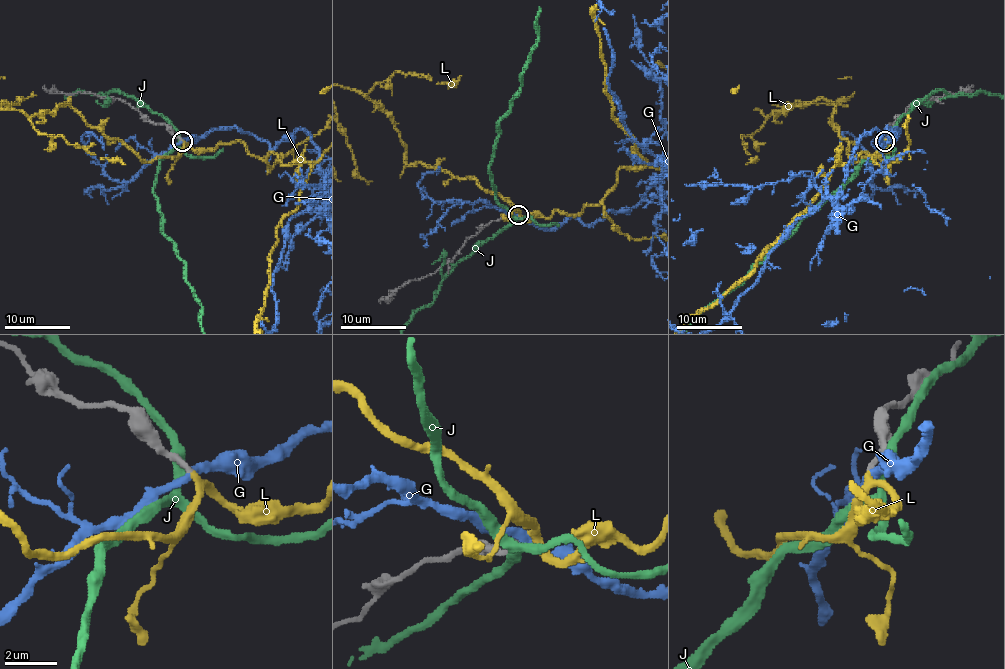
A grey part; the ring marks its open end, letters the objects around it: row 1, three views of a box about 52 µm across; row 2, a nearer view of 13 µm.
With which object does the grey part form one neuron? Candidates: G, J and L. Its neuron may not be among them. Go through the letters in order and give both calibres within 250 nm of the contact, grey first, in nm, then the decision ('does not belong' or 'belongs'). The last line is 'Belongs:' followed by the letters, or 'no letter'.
G: 220/300 nm | does not belong
J: 320/380 nm | does not belong
L: 220/240 nm | belongs
Belongs: L

